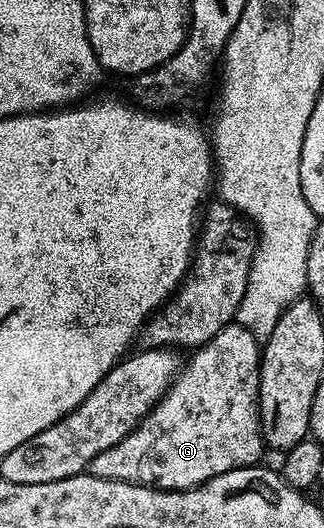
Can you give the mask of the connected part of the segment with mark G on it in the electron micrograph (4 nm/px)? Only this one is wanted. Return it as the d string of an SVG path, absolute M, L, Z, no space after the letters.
M233 323L227 325L222 331L218 331L218 335L214 335L214 339L210 339L206 344L199 346L199 348L189 356L193 357L190 358L189 361L187 358L187 360L183 362L180 372L177 373L175 379L172 380L171 387L165 391L164 398L141 419L135 431L128 433L126 439L114 443L114 447L102 451L102 455L98 455L92 460L90 466L91 473L93 473L95 477L101 477L102 479L118 479L119 481L129 481L130 483L138 483L139 485L153 485L155 489L193 489L231 469L241 469L247 465L257 464L257 462L261 460L260 452L265 452L266 449L264 436L260 434L261 352L261 342L253 333L246 331L246 327Z

